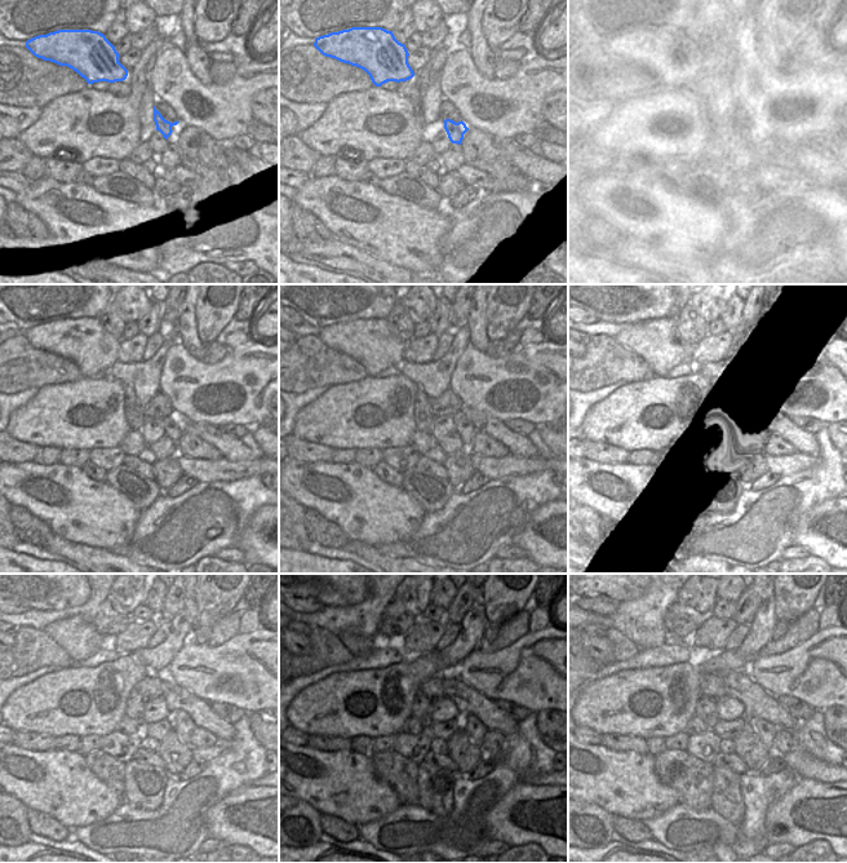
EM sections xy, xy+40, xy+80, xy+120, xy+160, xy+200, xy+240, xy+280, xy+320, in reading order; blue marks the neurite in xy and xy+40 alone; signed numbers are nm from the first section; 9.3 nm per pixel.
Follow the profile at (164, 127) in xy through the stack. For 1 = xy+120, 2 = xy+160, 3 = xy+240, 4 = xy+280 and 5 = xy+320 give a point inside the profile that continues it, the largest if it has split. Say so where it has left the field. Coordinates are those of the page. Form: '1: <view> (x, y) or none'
1: xy+120 (176, 424)
2: xy+160 (465, 429)
3: xy+240 (182, 724)
4: xy+280 (471, 725)
5: xy+320 (767, 731)

